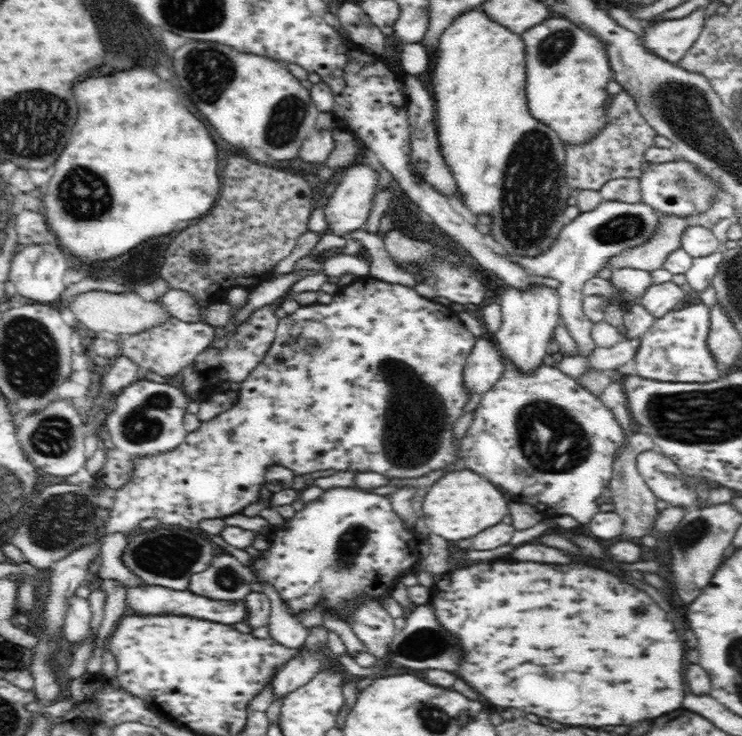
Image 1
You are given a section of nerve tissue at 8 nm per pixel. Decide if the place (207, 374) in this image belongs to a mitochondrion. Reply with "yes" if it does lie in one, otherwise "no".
no

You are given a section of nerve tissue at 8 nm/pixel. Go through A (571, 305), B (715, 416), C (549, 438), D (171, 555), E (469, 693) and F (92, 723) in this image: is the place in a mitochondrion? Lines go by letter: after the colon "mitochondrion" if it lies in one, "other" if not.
A: other
B: mitochondrion
C: mitochondrion
D: mitochondrion
E: other
F: other

